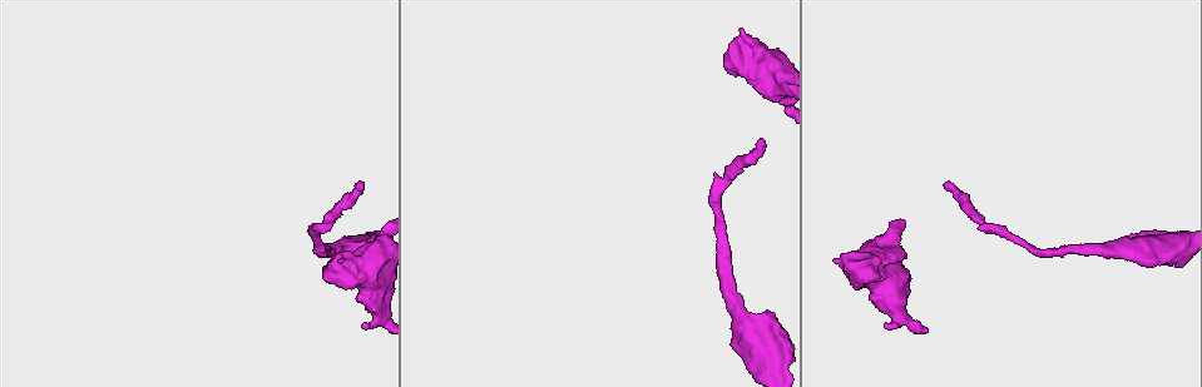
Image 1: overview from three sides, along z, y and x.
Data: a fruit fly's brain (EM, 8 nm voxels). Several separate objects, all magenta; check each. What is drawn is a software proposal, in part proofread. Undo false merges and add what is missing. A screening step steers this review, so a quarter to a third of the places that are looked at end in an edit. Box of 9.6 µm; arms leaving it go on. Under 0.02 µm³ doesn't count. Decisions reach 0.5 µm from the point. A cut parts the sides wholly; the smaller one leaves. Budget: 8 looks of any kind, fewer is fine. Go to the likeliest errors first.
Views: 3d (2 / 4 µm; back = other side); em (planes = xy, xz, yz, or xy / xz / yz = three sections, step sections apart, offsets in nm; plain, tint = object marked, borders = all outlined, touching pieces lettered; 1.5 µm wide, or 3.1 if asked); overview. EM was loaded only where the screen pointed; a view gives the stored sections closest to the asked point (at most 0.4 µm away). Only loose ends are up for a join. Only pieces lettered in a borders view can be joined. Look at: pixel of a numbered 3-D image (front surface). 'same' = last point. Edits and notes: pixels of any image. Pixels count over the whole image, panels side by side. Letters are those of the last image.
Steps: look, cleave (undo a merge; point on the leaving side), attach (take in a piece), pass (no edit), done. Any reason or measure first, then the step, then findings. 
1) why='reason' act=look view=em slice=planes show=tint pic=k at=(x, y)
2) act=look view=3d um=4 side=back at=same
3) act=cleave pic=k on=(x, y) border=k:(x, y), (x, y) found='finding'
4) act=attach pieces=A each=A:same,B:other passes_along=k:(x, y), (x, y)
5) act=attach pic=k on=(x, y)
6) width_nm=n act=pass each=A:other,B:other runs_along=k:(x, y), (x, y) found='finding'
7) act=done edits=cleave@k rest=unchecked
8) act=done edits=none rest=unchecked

why='free end' act=look view=3d um=2 pic=1 at=(834, 261)

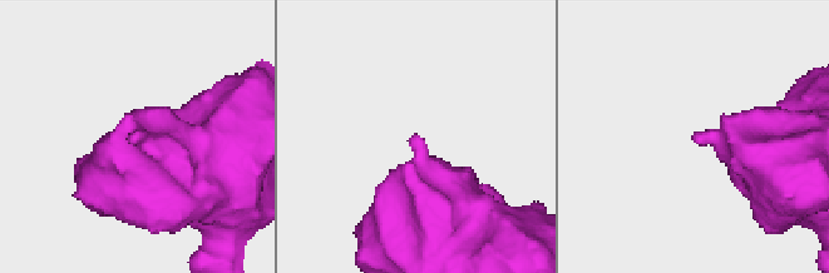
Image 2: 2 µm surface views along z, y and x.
why='shape alone is not enough' act=look view=em slice=xz step=8 show=borders pic=2 at=(409, 140)

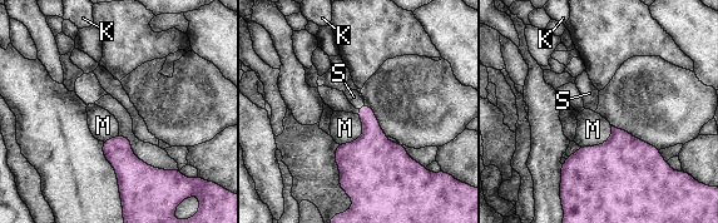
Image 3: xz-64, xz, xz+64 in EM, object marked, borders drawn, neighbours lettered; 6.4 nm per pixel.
longest_contact=M:240nm act=attach pieces=S each=K:other,M:other,S:same passes_along=3:(372, 143), (361, 107), (353, 97) found='the neuron continues'

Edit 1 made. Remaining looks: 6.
why='branch stops here' act=look view=em slice=planes show=borders pic=1 at=(944, 183)

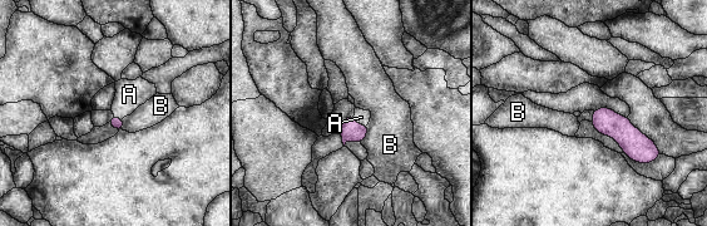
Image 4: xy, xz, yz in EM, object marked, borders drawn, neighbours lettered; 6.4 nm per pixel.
act=attach pieces=A each=A:same,B:other found='it goes on there'

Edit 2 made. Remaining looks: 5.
why='thick end' act=look view=em slice=planes show=borders pic=1 at=(884, 323)

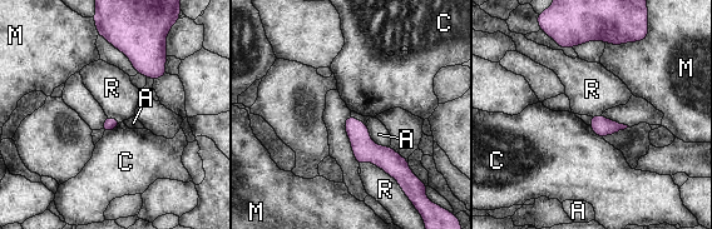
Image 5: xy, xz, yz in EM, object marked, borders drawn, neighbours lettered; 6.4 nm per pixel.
act=pass each=A:other,C:other,M:other,R:other border=5:(359, 165), (371, 162), (401, 188) found='none of them fits'

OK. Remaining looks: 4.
act=done edits=attach@3,attach@4 rest=unchecked

